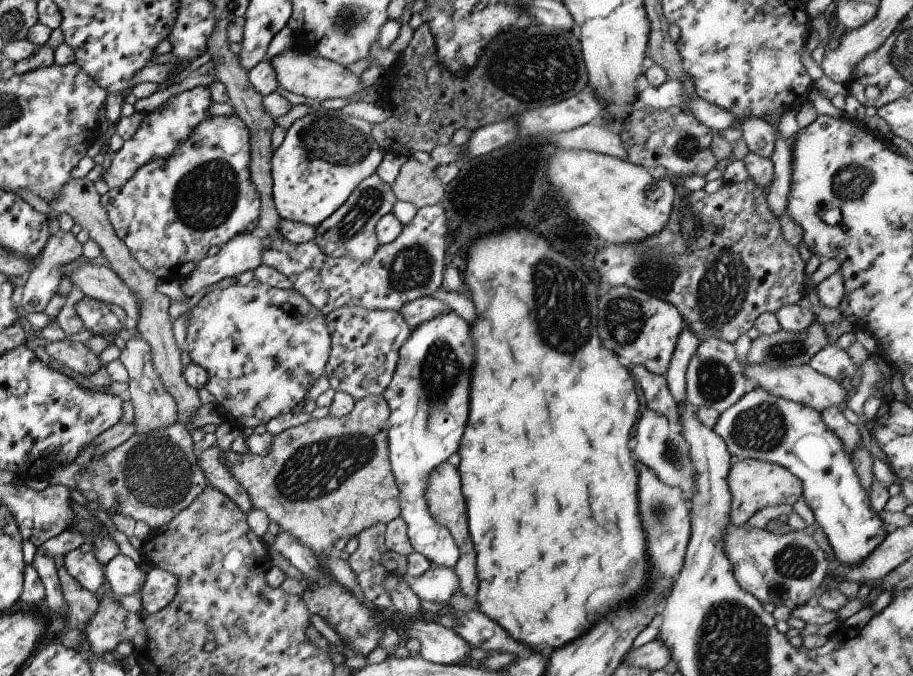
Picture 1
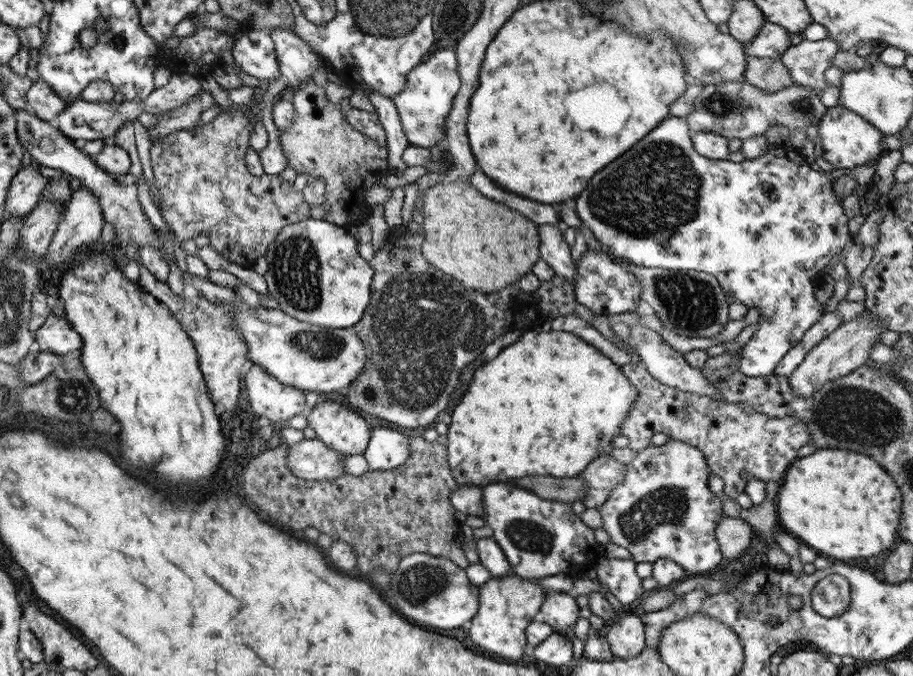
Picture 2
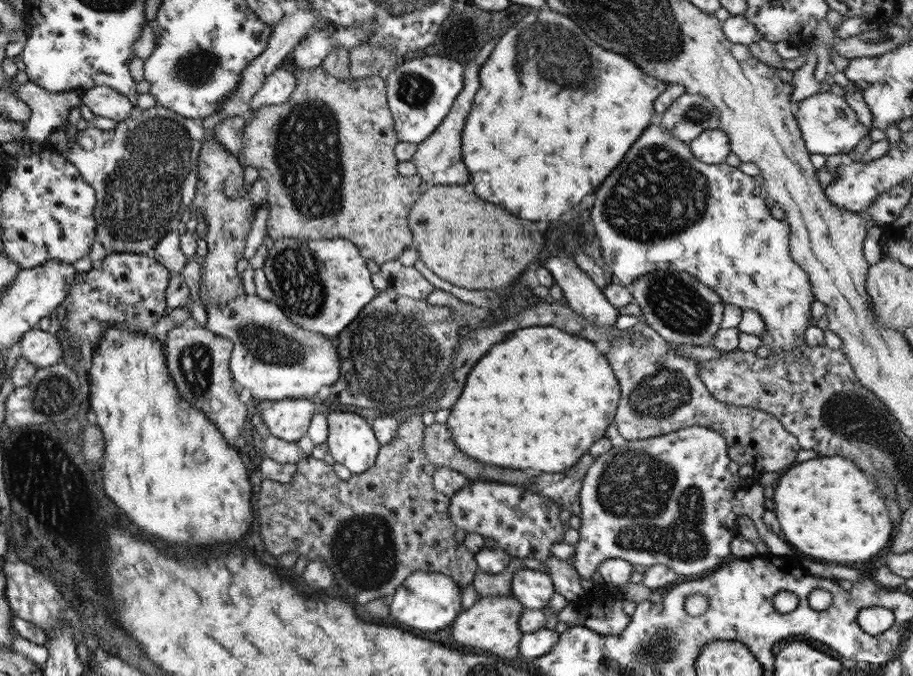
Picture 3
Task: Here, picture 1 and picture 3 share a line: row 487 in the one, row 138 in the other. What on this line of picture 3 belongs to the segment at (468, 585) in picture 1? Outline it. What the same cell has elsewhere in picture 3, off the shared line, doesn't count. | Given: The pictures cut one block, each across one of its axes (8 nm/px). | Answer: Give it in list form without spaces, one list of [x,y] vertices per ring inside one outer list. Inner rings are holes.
[[[469,62],[463,64],[463,88],[457,93],[455,100],[446,118],[423,142],[417,143],[415,153],[411,155],[411,162],[415,165],[415,176],[425,181],[429,185],[463,185],[467,182],[469,176],[463,162],[461,162],[460,138],[463,125],[465,125],[467,114],[471,110],[471,103],[474,94],[479,88],[479,80],[477,80],[478,68]]]

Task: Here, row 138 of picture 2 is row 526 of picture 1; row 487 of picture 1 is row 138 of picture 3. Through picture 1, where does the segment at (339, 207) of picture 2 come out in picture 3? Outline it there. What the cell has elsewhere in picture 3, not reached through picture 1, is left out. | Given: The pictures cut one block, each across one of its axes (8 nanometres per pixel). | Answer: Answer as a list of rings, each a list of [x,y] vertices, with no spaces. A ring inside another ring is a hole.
[[[313,67],[301,69],[296,72],[296,85],[293,92],[287,97],[285,102],[257,108],[257,112],[247,118],[247,124],[243,127],[243,138],[241,141],[241,151],[237,156],[241,166],[251,166],[257,170],[257,179],[265,182],[265,192],[267,199],[265,202],[269,206],[269,214],[265,223],[266,235],[273,241],[280,238],[307,238],[331,239],[341,238],[352,242],[359,250],[359,254],[377,265],[383,262],[397,259],[404,248],[413,246],[413,238],[408,228],[407,213],[413,203],[419,198],[418,191],[420,178],[414,175],[404,177],[396,170],[397,160],[393,156],[393,149],[397,143],[397,136],[393,130],[393,120],[385,98],[386,84],[381,77],[373,75],[364,79],[339,80],[327,74],[323,67]]]

